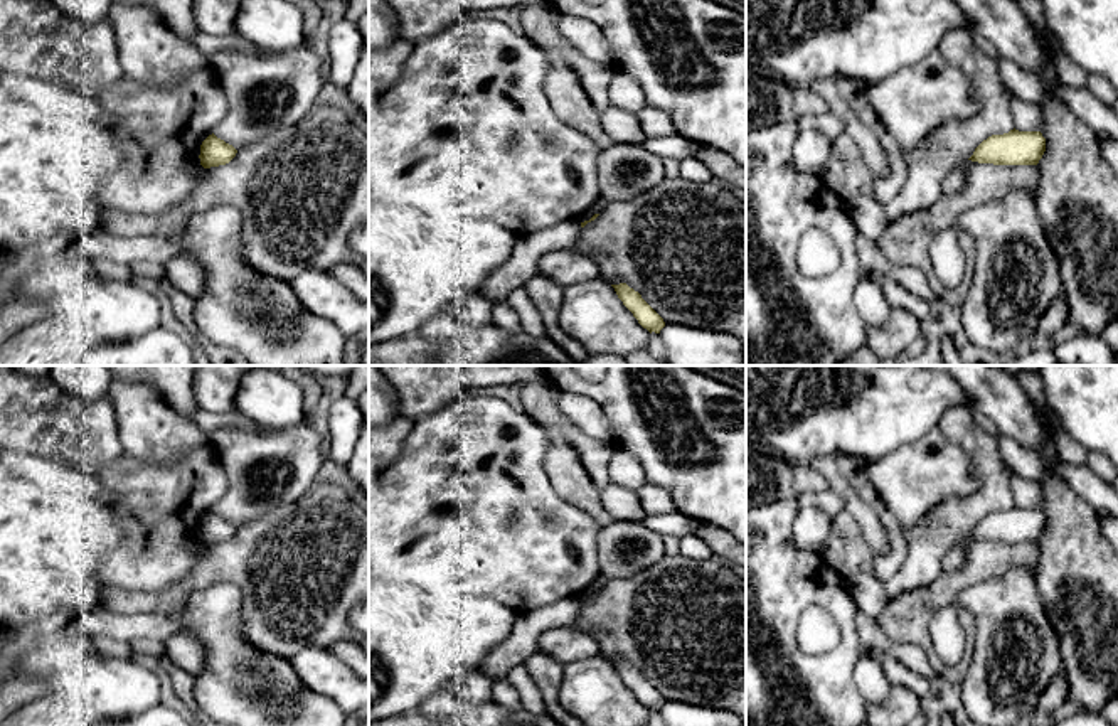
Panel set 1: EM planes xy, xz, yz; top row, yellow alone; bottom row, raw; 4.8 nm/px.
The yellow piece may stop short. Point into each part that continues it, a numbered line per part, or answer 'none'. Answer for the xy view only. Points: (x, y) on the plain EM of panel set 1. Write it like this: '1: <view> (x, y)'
none

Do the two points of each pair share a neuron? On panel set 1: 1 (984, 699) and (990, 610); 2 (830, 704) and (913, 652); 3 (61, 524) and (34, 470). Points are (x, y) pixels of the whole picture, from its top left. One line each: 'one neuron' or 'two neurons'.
1: one neuron
2: two neurons
3: two neurons

